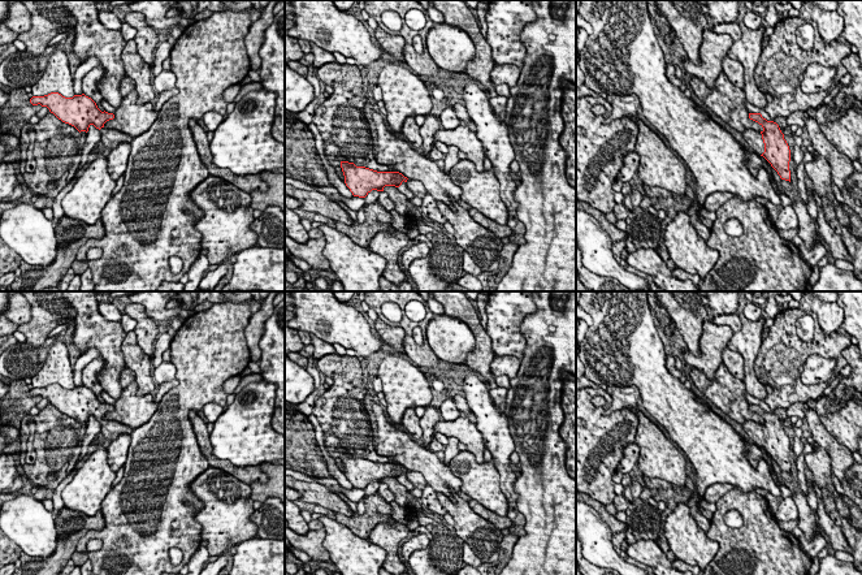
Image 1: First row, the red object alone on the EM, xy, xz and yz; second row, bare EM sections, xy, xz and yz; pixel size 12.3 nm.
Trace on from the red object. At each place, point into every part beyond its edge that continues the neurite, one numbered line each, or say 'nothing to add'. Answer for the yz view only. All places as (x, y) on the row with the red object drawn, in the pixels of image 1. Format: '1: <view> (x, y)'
1: yz (753, 138)

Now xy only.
1: xy (111, 138)

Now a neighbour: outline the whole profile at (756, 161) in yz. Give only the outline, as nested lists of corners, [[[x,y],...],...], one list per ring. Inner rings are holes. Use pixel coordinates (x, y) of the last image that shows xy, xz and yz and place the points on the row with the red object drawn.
[[[744,148],[745,150],[745,155],[748,157],[748,161],[746,161],[746,167],[749,168],[750,173],[753,174],[753,177],[757,177],[758,174],[758,170],[761,168],[763,168],[768,176],[770,176],[770,180],[772,182],[772,186],[775,187],[776,193],[780,195],[780,194],[787,194],[783,187],[780,186],[780,181],[777,181],[775,177],[774,177],[774,168],[771,167],[771,164],[761,155],[755,154],[755,152],[750,152],[749,150]]]

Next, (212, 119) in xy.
[[[209,111],[203,116],[204,125],[209,131],[213,131],[218,127],[218,125],[224,121],[224,116],[216,111]]]

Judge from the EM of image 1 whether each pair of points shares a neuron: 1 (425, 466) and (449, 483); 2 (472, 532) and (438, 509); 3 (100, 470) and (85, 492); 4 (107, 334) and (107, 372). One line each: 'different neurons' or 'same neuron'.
1: same neuron
2: different neurons
3: same neuron
4: same neuron

